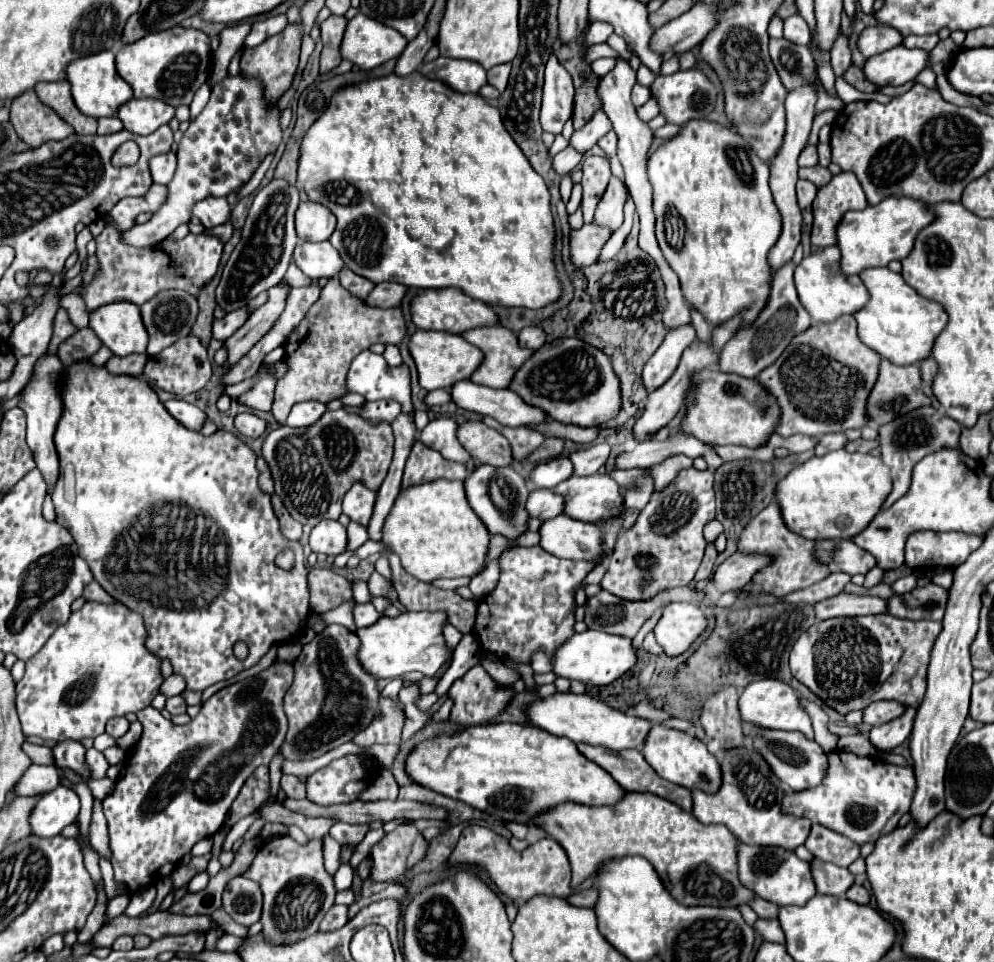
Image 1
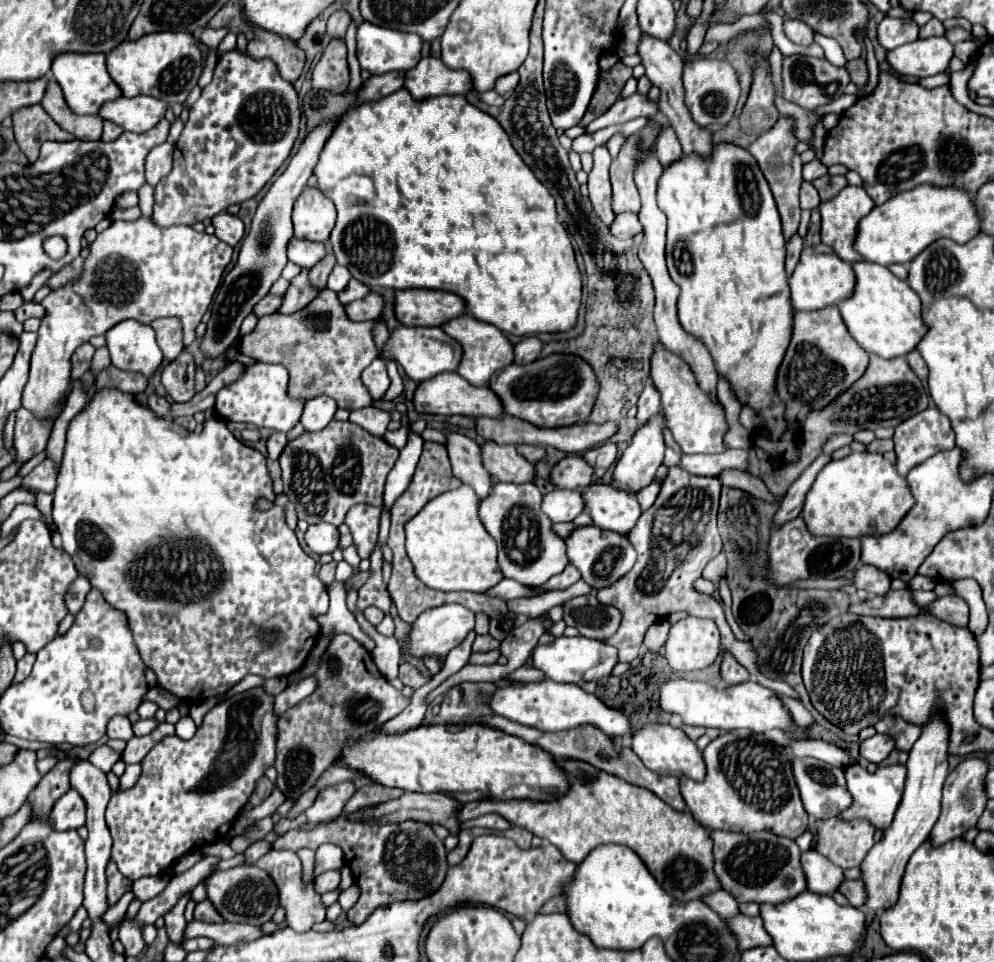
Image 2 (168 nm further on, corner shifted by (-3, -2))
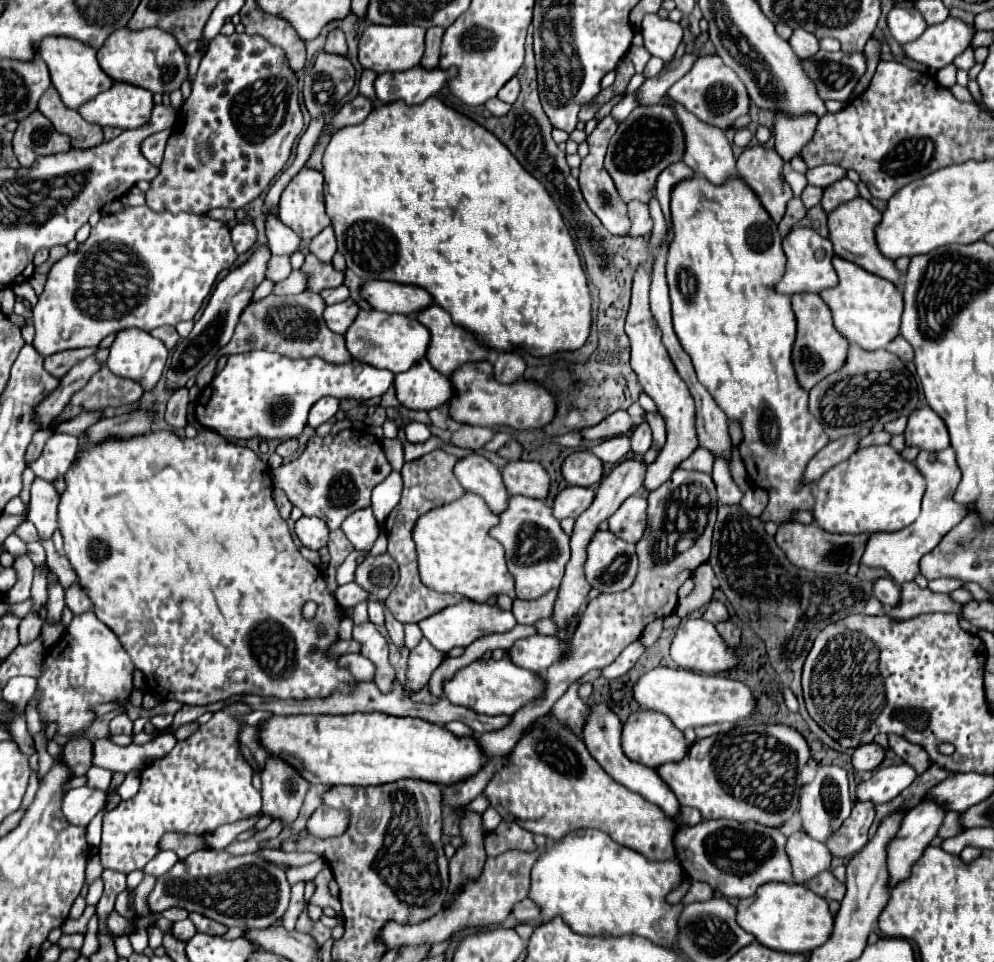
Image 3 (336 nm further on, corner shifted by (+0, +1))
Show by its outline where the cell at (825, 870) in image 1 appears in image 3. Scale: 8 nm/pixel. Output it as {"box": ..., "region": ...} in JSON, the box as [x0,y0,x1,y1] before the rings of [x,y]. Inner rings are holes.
{"box":[787,831,831,883],"region":[[[797,831],[787,839],[787,855],[791,859],[793,865],[793,879],[795,883],[805,883],[811,881],[813,877],[817,877],[817,873],[827,871],[831,867],[831,853],[829,849],[819,843],[813,841],[807,833]]]}

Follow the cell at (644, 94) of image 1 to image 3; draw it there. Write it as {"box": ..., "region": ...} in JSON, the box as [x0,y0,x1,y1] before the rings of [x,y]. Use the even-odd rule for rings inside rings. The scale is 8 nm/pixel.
{"box":[643,57,665,79],"region":[[[651,57],[651,59],[649,59],[649,63],[645,65],[643,77],[645,77],[645,79],[649,79],[649,77],[655,77],[655,75],[657,75],[657,73],[659,73],[663,67],[665,67],[665,61],[661,61],[659,57]]]}

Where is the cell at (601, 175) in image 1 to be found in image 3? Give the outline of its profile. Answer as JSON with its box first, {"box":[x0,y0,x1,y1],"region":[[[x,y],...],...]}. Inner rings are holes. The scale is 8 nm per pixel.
{"box":[579,115,629,235],"region":[[[607,115],[599,125],[597,129],[587,137],[587,143],[589,143],[589,155],[583,159],[581,163],[581,175],[579,175],[579,185],[581,185],[581,191],[583,191],[583,197],[587,201],[587,205],[591,207],[591,211],[601,219],[601,223],[613,233],[613,235],[625,235],[627,229],[629,229],[629,219],[627,219],[627,205],[619,199],[617,195],[617,189],[609,177],[609,173],[605,171],[603,167],[603,159],[605,159],[605,151],[607,151],[607,145],[609,145],[609,139],[611,135],[615,133],[617,129],[617,121]]]}

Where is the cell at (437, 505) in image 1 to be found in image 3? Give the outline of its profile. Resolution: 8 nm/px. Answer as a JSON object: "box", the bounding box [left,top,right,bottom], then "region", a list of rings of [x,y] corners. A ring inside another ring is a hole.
{"box":[413,493,515,601],"region":[[[465,493],[457,501],[451,501],[449,505],[441,505],[437,509],[431,509],[429,513],[421,515],[417,519],[417,525],[413,527],[413,541],[417,547],[417,563],[419,563],[419,575],[421,581],[439,593],[461,593],[465,597],[471,597],[473,601],[487,601],[491,595],[509,595],[515,597],[513,591],[513,575],[507,571],[503,545],[489,537],[489,529],[499,521],[497,515],[491,513],[491,509],[477,497],[475,493]]]}

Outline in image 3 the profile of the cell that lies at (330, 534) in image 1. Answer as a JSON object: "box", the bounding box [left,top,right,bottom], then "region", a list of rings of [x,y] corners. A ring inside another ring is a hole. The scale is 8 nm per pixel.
{"box":[295,517,329,551],"region":[[[301,517],[295,523],[295,533],[307,549],[319,551],[321,547],[327,547],[329,529],[327,529],[325,521],[319,517]]]}

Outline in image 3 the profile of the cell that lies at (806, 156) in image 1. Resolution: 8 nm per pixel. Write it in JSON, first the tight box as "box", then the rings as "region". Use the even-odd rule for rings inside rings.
{"box":[805,165,845,187],"region":[[[819,165],[813,169],[807,169],[805,173],[807,183],[815,185],[815,187],[827,187],[831,183],[835,183],[837,179],[845,177],[845,169],[837,167],[837,165]]]}

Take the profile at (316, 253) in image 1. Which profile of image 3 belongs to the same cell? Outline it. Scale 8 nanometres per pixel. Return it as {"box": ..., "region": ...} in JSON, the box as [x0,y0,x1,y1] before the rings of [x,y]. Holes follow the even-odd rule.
{"box":[265,219,301,255],"region":[[[269,219],[265,223],[265,231],[267,231],[267,241],[269,241],[269,249],[273,255],[293,255],[295,251],[299,251],[301,247],[301,239],[297,237],[297,233],[293,233],[287,225],[283,225],[277,219]]]}

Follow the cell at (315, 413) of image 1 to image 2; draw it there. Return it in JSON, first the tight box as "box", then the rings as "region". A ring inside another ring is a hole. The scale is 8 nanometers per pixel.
{"box":[300,396,338,432],"region":[[[316,396],[316,398],[306,402],[300,422],[308,432],[318,432],[324,426],[328,426],[328,422],[334,418],[336,410],[338,410],[338,406],[336,406],[336,402],[332,398]]]}

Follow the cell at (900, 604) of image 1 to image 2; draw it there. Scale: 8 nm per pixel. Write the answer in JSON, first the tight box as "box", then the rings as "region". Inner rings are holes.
{"box":[928,596,968,626],"region":[[[944,596],[928,606],[928,612],[956,626],[968,626],[968,604],[960,596]]]}

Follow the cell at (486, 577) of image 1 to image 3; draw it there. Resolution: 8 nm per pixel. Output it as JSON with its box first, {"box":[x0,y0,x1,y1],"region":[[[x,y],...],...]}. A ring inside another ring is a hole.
{"box":[489,495,571,599],"region":[[[509,495],[507,509],[499,513],[499,525],[495,525],[489,535],[495,537],[505,549],[507,569],[515,577],[515,593],[519,599],[537,599],[549,589],[561,585],[571,553],[569,537],[559,527],[559,521],[553,519],[551,507],[545,501]]]}

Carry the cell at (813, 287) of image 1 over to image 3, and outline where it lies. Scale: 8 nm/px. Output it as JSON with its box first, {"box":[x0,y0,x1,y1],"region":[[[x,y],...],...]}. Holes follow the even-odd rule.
{"box":[777,227,839,295],"region":[[[795,227],[789,237],[783,241],[783,251],[787,255],[787,269],[783,279],[777,283],[777,291],[783,295],[795,295],[795,293],[821,293],[823,289],[829,289],[837,285],[839,277],[833,269],[833,245],[829,239],[823,239],[813,229],[801,229]]]}

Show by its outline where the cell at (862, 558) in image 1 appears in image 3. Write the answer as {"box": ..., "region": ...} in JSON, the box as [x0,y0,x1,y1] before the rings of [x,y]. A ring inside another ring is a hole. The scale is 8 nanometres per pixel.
{"box":[873,577,899,607],"region":[[[881,577],[873,581],[873,595],[883,603],[883,607],[895,607],[899,601],[899,585],[891,579]]]}

